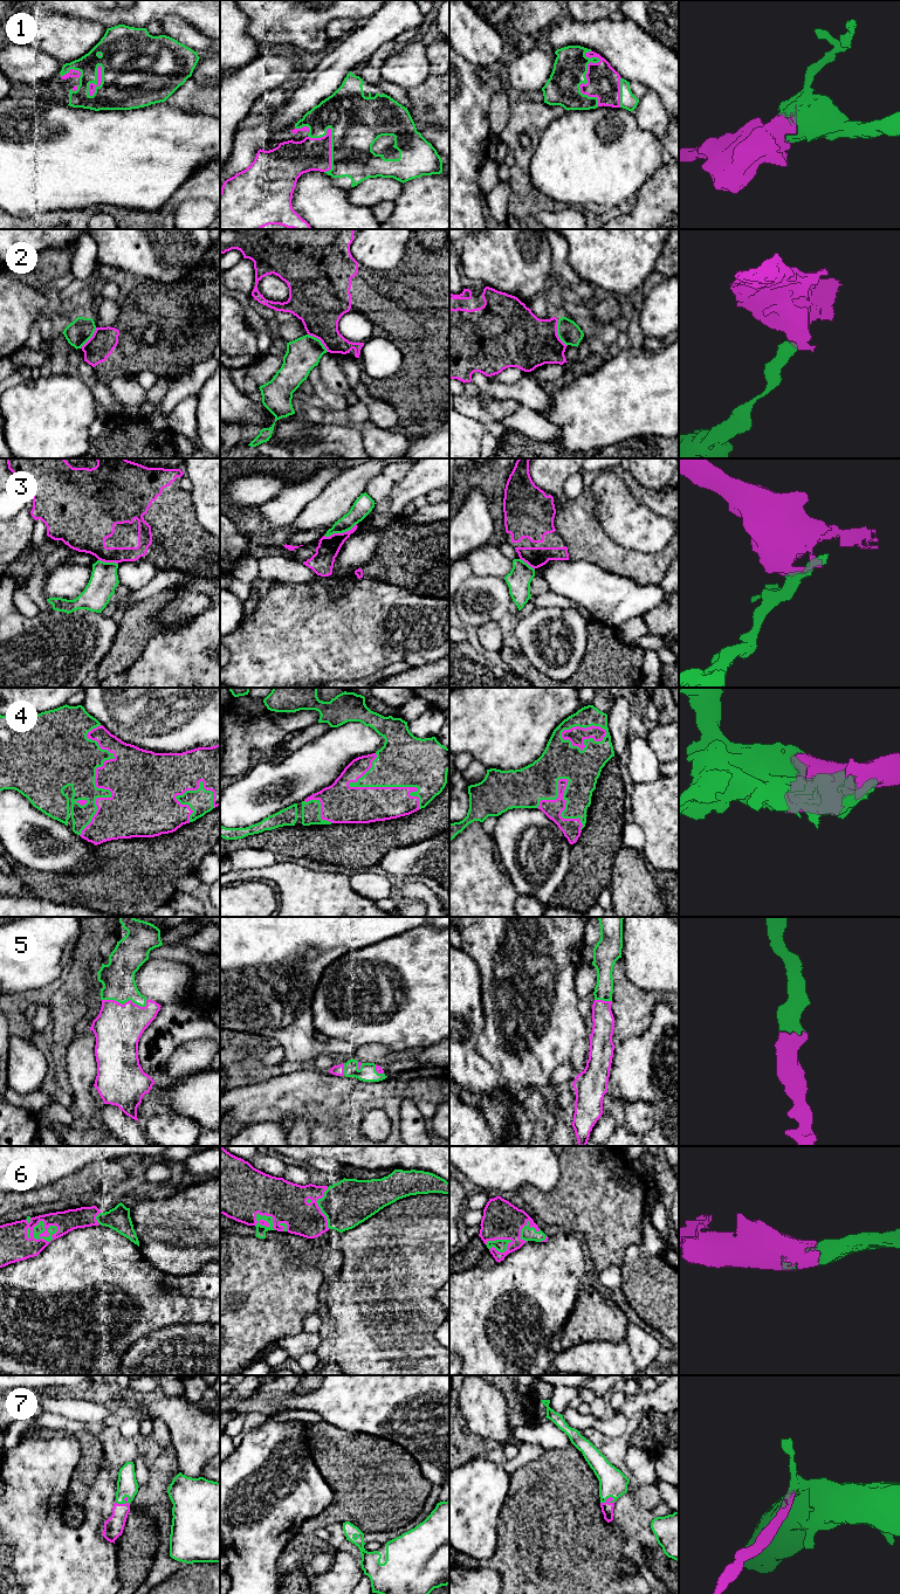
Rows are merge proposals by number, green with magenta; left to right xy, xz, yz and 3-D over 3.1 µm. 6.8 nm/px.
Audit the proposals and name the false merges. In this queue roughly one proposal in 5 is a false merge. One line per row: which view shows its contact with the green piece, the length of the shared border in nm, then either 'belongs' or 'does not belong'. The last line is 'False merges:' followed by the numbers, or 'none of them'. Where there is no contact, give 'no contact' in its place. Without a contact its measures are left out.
1: meets green in yz; contact 380 nm long; belongs
2: meets green in yz; contact 200 nm long; does not belong
3: meets green in xz; contact 240 nm long; does not belong
4: meets green in xy; contact 750 nm long; belongs
5: meets green in xy; contact 320 nm long; belongs
6: meets green in xy; contact 190 nm long; belongs
7: meets green in xy; contact 110 nm long; belongs
False merges: 2, 3

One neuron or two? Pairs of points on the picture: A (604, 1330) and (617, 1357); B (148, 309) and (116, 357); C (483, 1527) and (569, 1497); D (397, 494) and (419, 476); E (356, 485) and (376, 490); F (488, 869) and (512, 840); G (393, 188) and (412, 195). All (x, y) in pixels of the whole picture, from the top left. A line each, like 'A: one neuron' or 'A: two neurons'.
A: two neurons
B: one neuron
C: two neurons
D: one neuron
E: two neurons
F: two neurons
G: two neurons

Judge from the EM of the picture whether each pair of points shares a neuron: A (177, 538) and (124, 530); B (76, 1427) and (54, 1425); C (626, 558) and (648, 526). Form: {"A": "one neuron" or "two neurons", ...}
{"A": "one neuron", "B": "one neuron", "C": "two neurons"}

